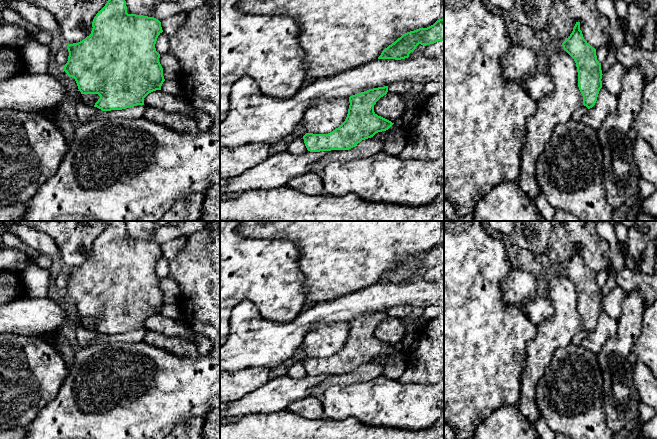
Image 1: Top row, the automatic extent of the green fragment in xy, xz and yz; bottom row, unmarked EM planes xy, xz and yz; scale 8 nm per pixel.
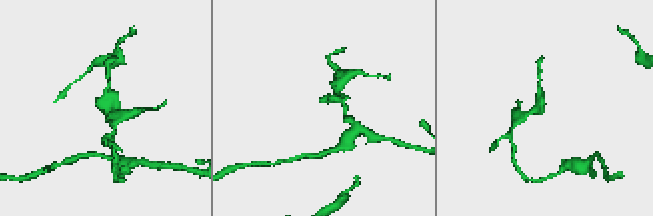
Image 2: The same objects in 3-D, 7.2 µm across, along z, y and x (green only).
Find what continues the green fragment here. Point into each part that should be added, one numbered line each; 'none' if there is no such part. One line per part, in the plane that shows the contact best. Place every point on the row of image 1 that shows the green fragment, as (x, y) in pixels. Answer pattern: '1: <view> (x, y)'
none

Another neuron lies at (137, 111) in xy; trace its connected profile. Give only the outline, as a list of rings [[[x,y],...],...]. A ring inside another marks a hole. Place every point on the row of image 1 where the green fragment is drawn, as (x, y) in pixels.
[[[137,105],[122,110],[101,111],[94,118],[91,118],[89,122],[104,118],[136,119],[136,118],[144,117],[145,109],[146,106]]]

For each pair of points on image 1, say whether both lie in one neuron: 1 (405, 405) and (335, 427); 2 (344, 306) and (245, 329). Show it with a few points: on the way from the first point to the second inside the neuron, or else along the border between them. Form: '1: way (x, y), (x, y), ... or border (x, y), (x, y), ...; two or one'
1: border (333, 420), (354, 417), (365, 424), (380, 426); two
2: way (319, 314), (306, 320), (293, 332), (268, 332); one

